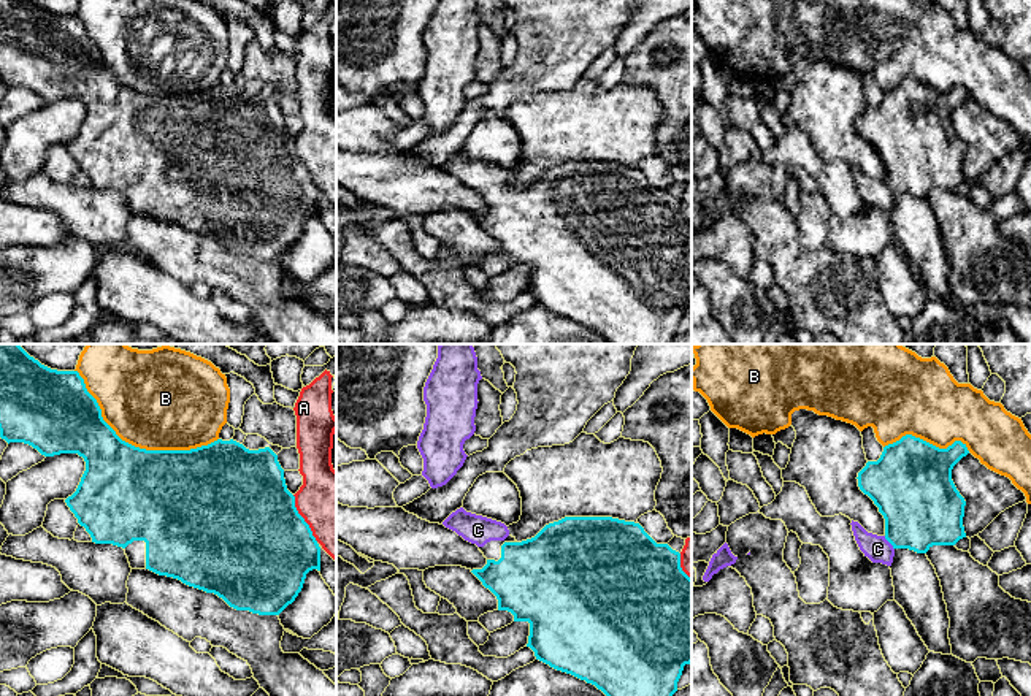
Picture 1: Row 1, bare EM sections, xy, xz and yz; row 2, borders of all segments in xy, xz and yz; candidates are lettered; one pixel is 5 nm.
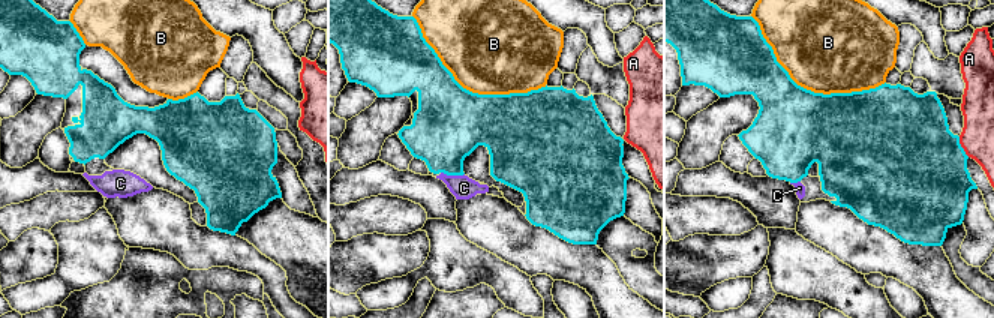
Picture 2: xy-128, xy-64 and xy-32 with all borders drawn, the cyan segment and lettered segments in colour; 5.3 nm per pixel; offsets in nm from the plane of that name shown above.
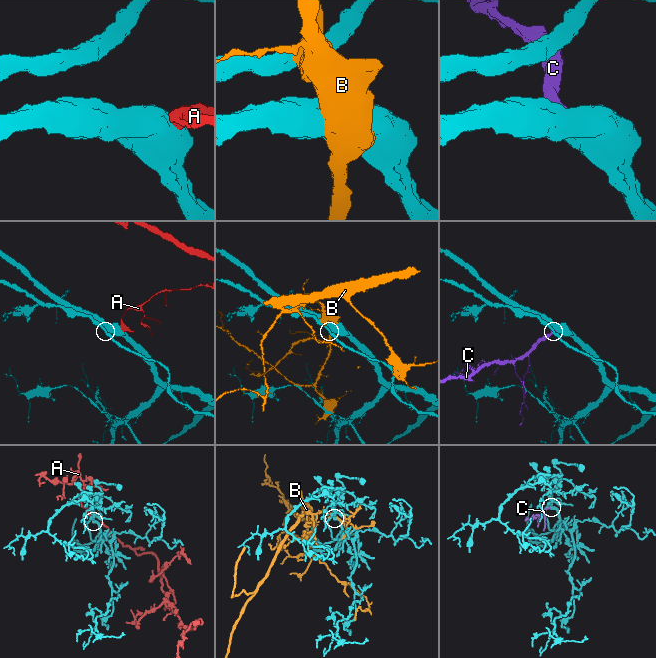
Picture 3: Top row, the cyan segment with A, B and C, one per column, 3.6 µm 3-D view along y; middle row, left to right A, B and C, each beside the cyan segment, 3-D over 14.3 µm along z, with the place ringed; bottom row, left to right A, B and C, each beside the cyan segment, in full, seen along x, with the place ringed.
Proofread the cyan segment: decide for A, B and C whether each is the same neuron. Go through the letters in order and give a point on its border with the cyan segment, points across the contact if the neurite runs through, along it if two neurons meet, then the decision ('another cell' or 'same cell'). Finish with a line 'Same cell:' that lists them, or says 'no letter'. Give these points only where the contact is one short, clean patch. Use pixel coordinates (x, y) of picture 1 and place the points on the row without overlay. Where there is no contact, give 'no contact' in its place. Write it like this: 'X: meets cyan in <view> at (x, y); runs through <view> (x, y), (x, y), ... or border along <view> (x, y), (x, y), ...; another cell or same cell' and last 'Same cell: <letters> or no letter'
A: meets cyan in xy at (303, 164); border along xy (292, 140), (297, 157), (318, 186); another cell
B: meets cyan in xy at (134, 91); another cell
C: meets cyan in yz at (889, 186); runs through yz (922, 152), (889, 186), (877, 194); same cell
Same cell: C

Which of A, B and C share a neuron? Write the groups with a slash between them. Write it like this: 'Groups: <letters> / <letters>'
Groups: A / B / C

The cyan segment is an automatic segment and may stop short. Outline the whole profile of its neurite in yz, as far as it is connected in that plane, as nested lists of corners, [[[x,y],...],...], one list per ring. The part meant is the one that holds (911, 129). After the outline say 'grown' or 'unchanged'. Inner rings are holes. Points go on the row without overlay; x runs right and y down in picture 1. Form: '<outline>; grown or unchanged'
[[[912,79],[883,92],[877,106],[868,106],[858,117],[858,132],[868,140],[885,163],[885,179],[868,178],[852,165],[852,176],[860,195],[872,208],[891,211],[896,193],[926,198],[933,190],[955,190],[966,182],[963,162],[966,146],[952,125],[953,111],[969,98],[966,89],[955,86],[939,94]]]; grown

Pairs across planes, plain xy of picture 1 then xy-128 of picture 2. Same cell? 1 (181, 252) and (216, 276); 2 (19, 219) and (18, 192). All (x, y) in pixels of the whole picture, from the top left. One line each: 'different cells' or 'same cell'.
1: different cells
2: different cells

